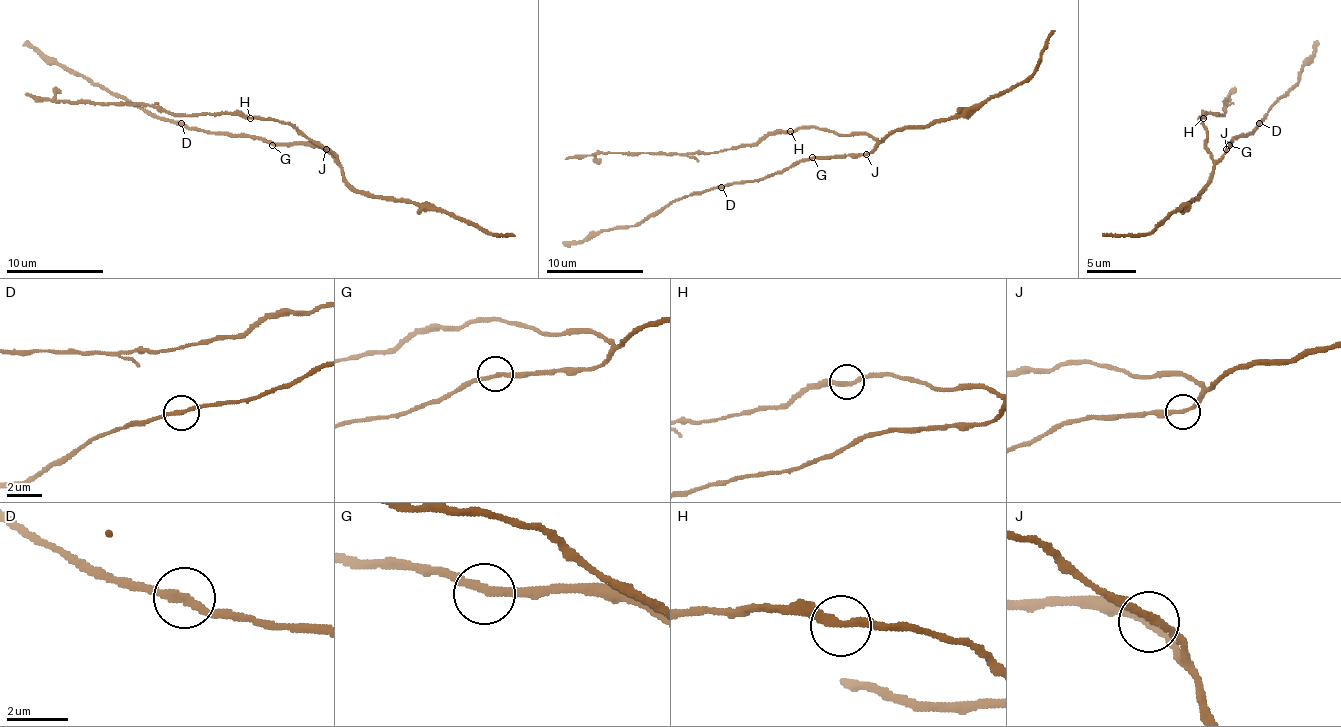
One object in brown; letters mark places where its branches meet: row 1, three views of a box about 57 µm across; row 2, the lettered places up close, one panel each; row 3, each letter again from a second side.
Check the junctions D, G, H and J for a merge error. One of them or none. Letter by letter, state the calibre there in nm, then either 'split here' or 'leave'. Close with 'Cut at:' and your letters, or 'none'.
D: 240 nm | leave
G: 240 nm | leave
H: 240 nm | leave
J: 200 nm | leave
Cut at: none

